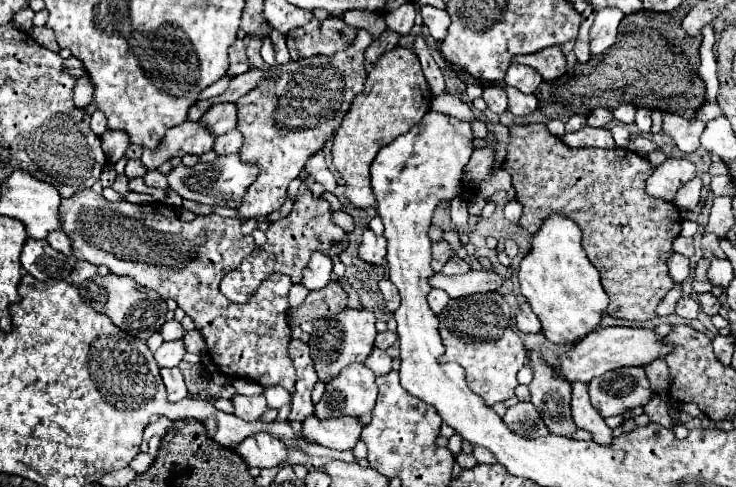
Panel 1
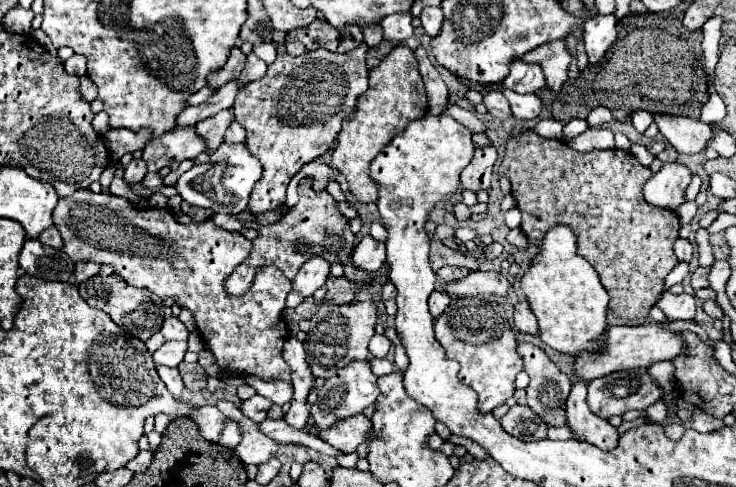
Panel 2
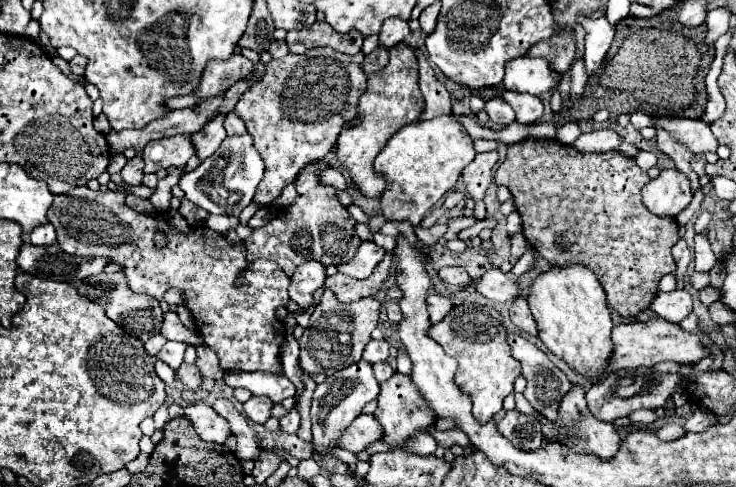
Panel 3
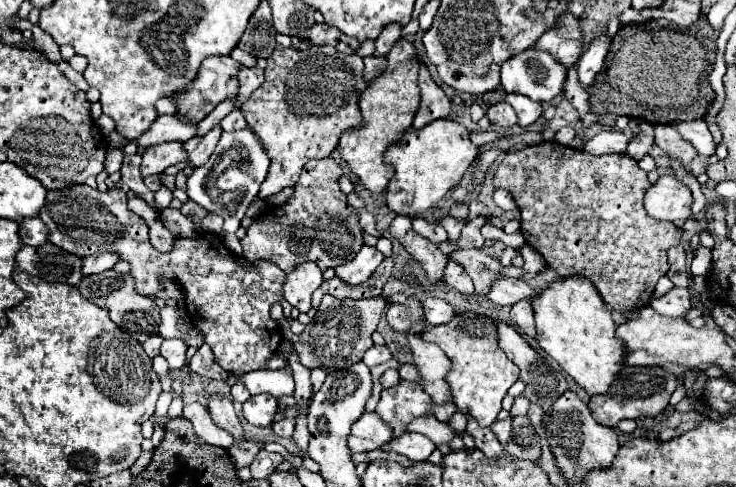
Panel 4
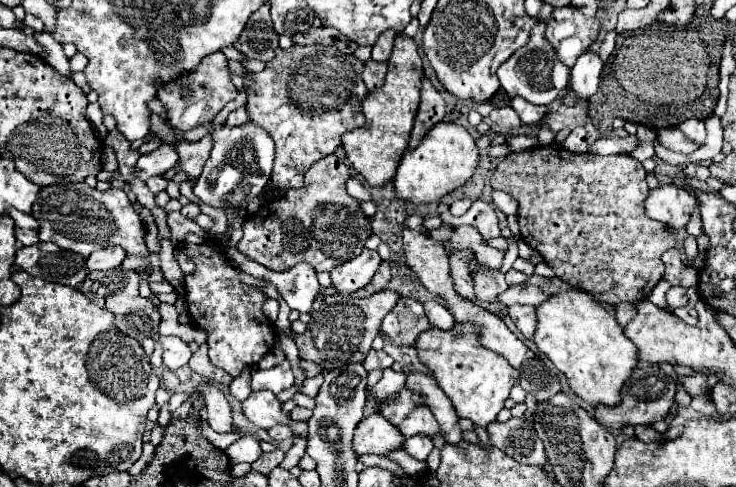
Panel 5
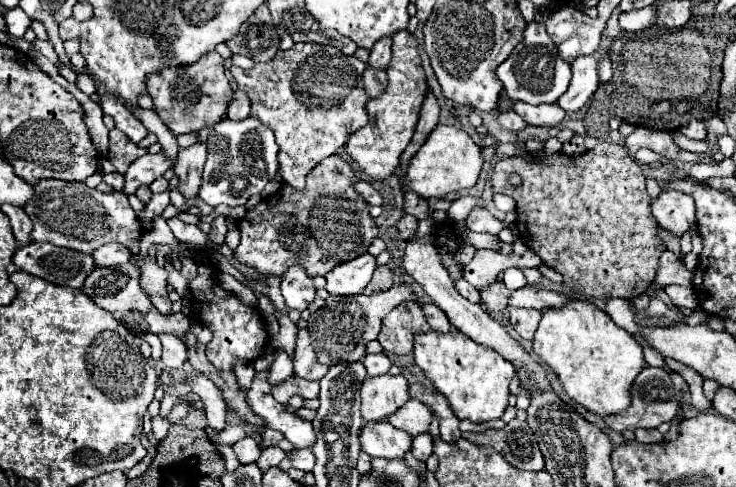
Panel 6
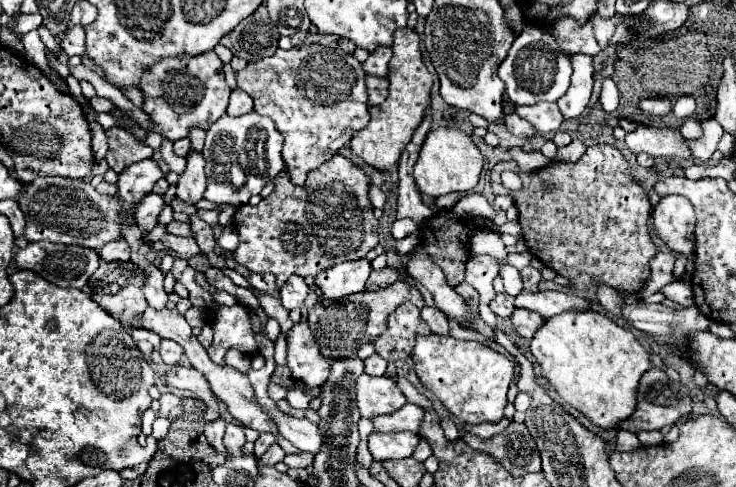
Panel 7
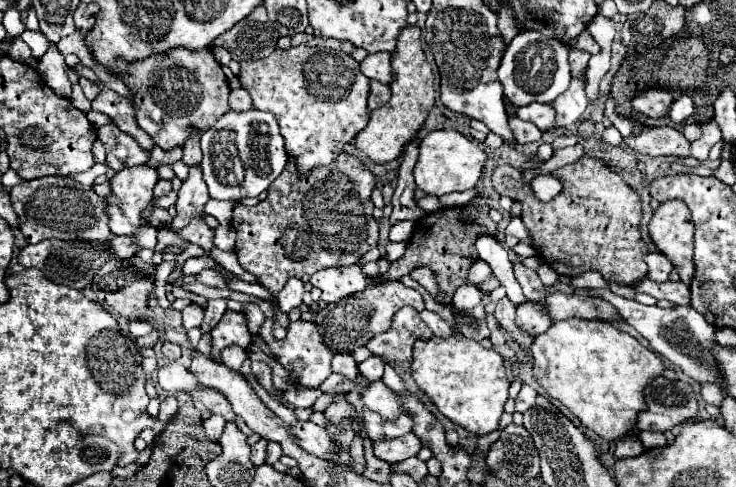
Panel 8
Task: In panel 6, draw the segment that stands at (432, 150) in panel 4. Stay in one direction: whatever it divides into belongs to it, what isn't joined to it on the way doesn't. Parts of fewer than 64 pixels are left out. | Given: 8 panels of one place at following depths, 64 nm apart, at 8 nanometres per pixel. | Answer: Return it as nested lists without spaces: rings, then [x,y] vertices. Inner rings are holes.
[[[436,126],[406,168],[406,190],[416,192],[424,200],[444,198],[450,192],[472,188],[478,180],[480,168],[480,146],[464,130],[458,130],[454,126]]]

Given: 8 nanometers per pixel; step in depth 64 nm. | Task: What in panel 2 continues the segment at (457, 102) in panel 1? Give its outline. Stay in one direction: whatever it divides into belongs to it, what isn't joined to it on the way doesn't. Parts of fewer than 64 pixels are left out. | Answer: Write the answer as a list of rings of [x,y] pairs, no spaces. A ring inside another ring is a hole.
[[[448,102],[448,108],[444,110],[446,114],[450,114],[454,120],[458,120],[458,122],[464,122],[474,134],[476,132],[484,132],[486,130],[486,126],[484,126],[484,122],[472,112],[472,110],[466,110],[466,108],[460,108],[458,104],[452,104],[452,102]]]

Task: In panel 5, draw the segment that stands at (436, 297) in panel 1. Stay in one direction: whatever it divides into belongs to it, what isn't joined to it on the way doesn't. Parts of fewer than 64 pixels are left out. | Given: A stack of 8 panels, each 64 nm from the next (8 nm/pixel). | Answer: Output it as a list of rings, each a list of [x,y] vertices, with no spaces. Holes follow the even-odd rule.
[[[430,300],[430,302],[424,302],[424,310],[426,310],[426,316],[430,320],[430,326],[434,328],[452,328],[454,326],[454,320],[452,320],[452,314],[448,312],[448,308],[436,300]]]

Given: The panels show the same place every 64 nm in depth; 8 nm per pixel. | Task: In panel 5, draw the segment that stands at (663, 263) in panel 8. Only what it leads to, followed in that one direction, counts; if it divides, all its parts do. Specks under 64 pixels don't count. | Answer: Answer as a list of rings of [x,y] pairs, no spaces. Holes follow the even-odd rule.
[[[670,248],[668,252],[664,252],[662,260],[666,264],[666,272],[664,272],[662,278],[668,280],[670,284],[684,286],[684,288],[690,288],[690,286],[698,284],[696,270],[684,262],[684,256],[680,254],[678,248]]]

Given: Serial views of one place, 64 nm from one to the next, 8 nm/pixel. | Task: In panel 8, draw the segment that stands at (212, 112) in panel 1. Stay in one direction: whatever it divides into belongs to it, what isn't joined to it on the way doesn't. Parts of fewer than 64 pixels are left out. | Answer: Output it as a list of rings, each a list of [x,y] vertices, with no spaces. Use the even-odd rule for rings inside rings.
[[[200,164],[190,166],[188,178],[182,182],[182,188],[178,190],[178,202],[176,202],[178,216],[172,220],[172,228],[180,230],[180,226],[188,226],[190,218],[202,216],[204,212],[202,208],[208,200],[210,196],[208,196],[208,188],[206,188]]]

